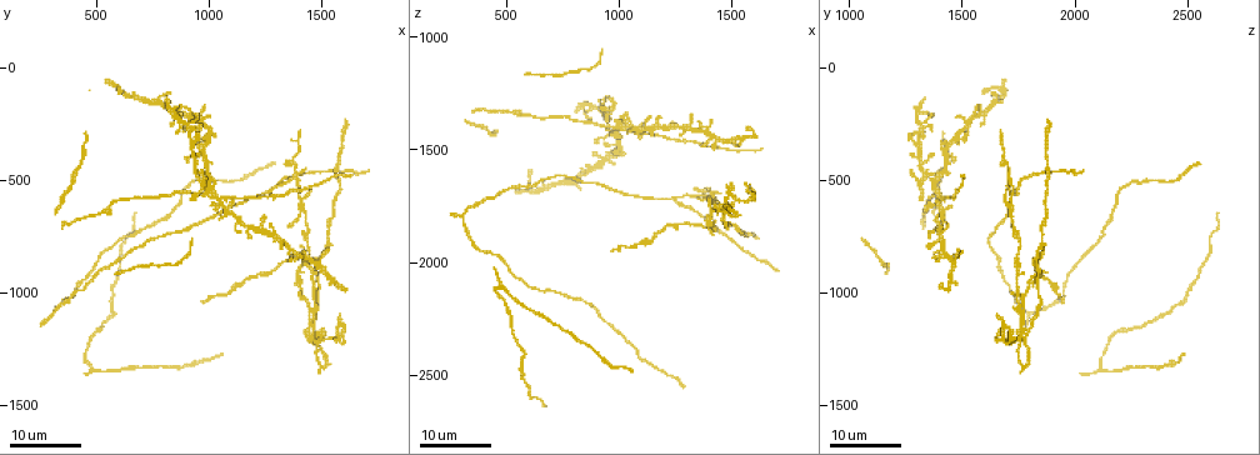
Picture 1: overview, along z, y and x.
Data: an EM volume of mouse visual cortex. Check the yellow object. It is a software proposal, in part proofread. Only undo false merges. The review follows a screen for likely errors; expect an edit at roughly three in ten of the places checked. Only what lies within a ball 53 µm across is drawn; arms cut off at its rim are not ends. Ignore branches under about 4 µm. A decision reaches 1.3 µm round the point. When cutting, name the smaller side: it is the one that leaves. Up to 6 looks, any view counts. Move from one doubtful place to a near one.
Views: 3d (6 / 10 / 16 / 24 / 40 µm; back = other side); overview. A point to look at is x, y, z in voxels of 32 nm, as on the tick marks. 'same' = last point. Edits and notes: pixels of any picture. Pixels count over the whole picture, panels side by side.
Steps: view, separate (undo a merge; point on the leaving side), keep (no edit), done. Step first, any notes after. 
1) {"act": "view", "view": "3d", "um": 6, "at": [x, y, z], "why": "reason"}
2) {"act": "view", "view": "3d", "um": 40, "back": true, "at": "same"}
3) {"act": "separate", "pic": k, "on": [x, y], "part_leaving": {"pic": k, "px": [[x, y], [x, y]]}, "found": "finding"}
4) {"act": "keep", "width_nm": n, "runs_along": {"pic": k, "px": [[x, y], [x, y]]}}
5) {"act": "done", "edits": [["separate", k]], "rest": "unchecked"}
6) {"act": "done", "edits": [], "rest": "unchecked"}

{"act": "view", "view": "3d", "um": 24, "at": [1390, 490, 1700], "why": "looks like a crossing"}

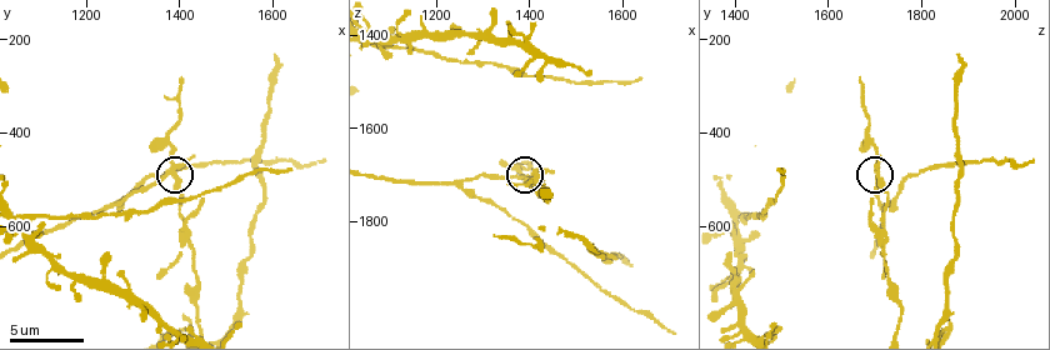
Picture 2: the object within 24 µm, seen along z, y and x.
{"act": "view", "view": "3d", "um": 6, "at": [1390, 485, 1710]}

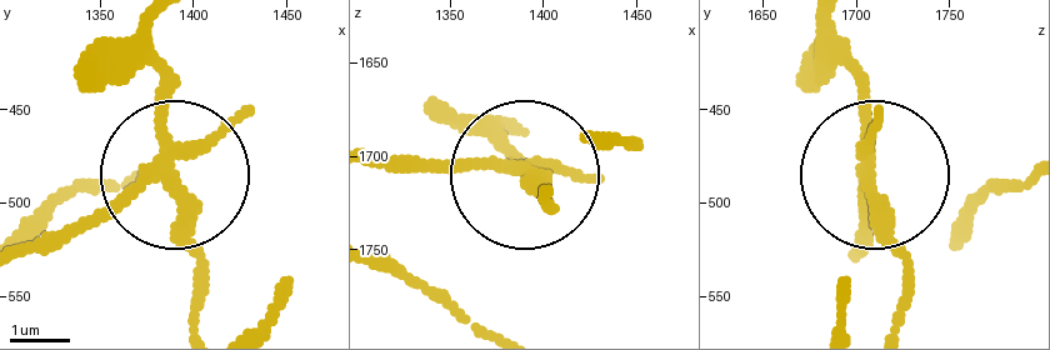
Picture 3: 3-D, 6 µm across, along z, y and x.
{"act": "separate", "pic": 3, "on": [185, 240], "width_nm": 250, "found": "a second neuron is stuck on"}

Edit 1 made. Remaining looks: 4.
{"act": "view", "view": "3d", "um": 10, "at": [1250, 560, 1715], "why": "looks like a crossing"}

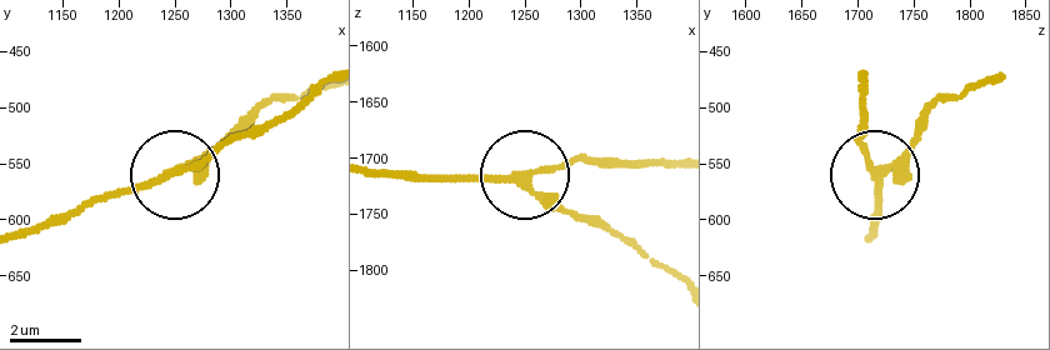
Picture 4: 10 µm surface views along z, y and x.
{"act": "keep", "runs_along": {"pic": 4, "px": [[376, 169], [511, 178], [580, 220]]}, "found": "continuous, no second neuron"}

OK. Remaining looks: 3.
{"act": "view", "view": "3d", "um": 16, "at": [1060, 600, 1395], "why": "looks like a crossing"}

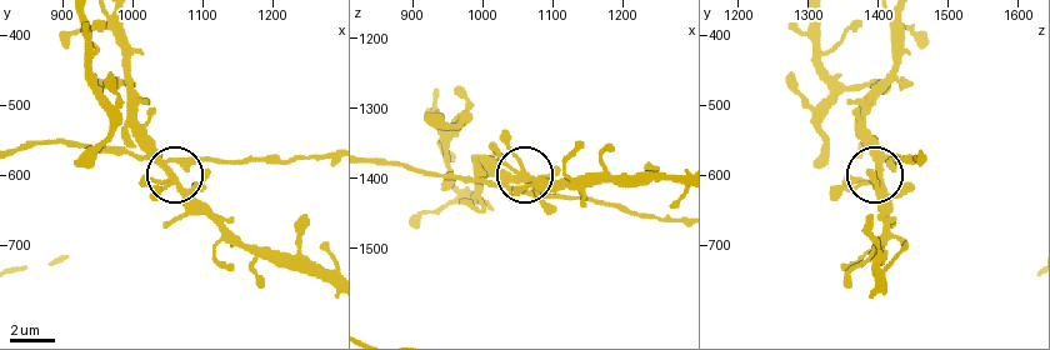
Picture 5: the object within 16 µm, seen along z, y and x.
{"act": "keep", "found": "one neuron here"}

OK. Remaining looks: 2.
{"act": "done", "edits": [["separate", 3]], "rest": "unchecked"}

